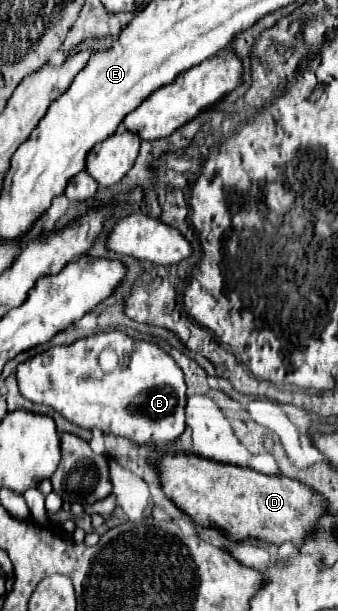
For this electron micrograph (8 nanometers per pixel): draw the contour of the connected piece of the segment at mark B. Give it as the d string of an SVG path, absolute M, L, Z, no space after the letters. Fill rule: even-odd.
M121 331L111 333L95 333L83 339L77 339L69 345L57 345L51 347L45 353L39 353L17 367L17 383L19 391L25 399L33 403L43 403L53 407L57 413L61 413L67 421L93 429L99 427L103 433L113 433L127 437L139 445L145 443L171 443L175 441L183 429L185 429L185 381L183 371L177 367L173 357L169 357L161 347L149 341L137 341L137 349L129 345L129 337ZM105 347L113 347L119 355L119 367L113 373L105 373L99 367L99 353Z

